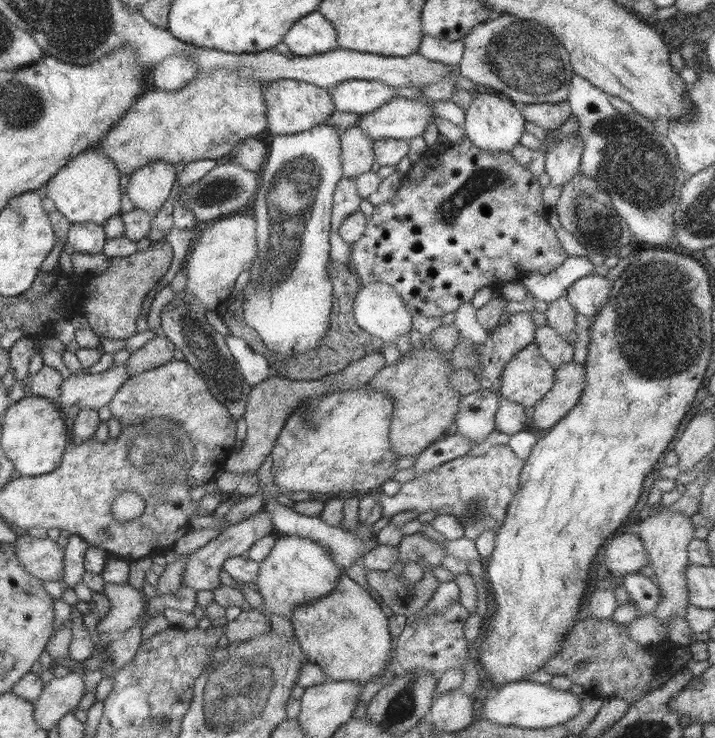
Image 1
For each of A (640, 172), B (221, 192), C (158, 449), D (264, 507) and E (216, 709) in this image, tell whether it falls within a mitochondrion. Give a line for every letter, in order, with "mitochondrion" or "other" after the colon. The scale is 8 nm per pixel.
A: mitochondrion
B: mitochondrion
C: mitochondrion
D: other
E: mitochondrion

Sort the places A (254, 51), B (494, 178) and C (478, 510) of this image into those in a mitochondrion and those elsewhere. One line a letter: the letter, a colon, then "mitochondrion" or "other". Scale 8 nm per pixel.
A: other
B: mitochondrion
C: mitochondrion

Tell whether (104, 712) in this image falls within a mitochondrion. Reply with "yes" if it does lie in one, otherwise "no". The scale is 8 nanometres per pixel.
no

